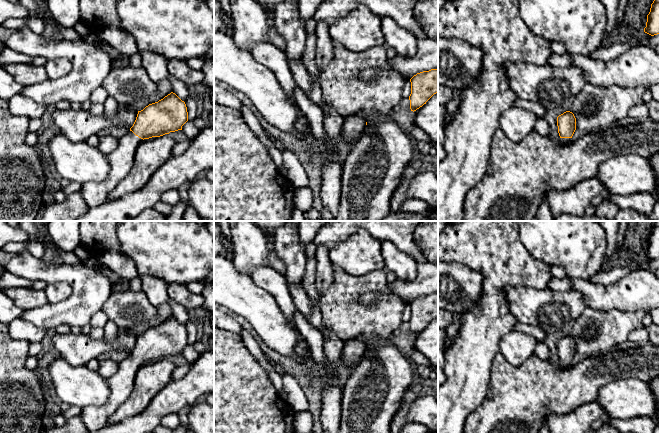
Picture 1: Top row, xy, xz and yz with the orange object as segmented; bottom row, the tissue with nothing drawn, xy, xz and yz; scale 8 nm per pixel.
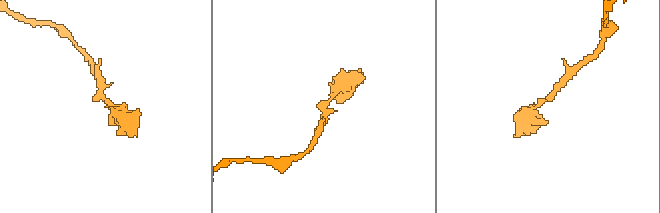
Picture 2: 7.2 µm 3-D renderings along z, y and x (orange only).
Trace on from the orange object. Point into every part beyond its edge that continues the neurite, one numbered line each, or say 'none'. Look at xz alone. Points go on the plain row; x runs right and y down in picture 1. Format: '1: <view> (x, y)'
1: xz (354, 349)

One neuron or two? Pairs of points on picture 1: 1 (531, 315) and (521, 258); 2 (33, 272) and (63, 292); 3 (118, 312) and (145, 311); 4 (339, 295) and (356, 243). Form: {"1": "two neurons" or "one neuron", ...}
{"1": "two neurons", "2": "two neurons", "3": "one neuron", "4": "two neurons"}

